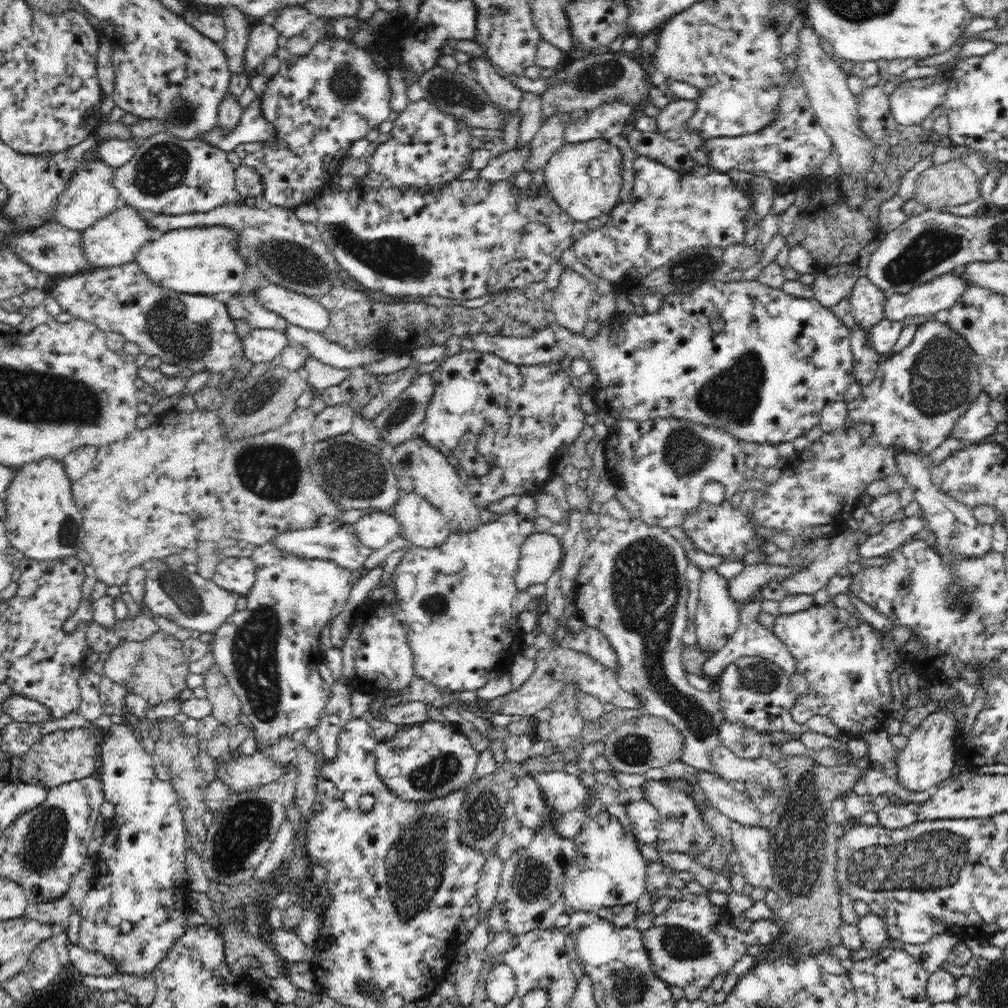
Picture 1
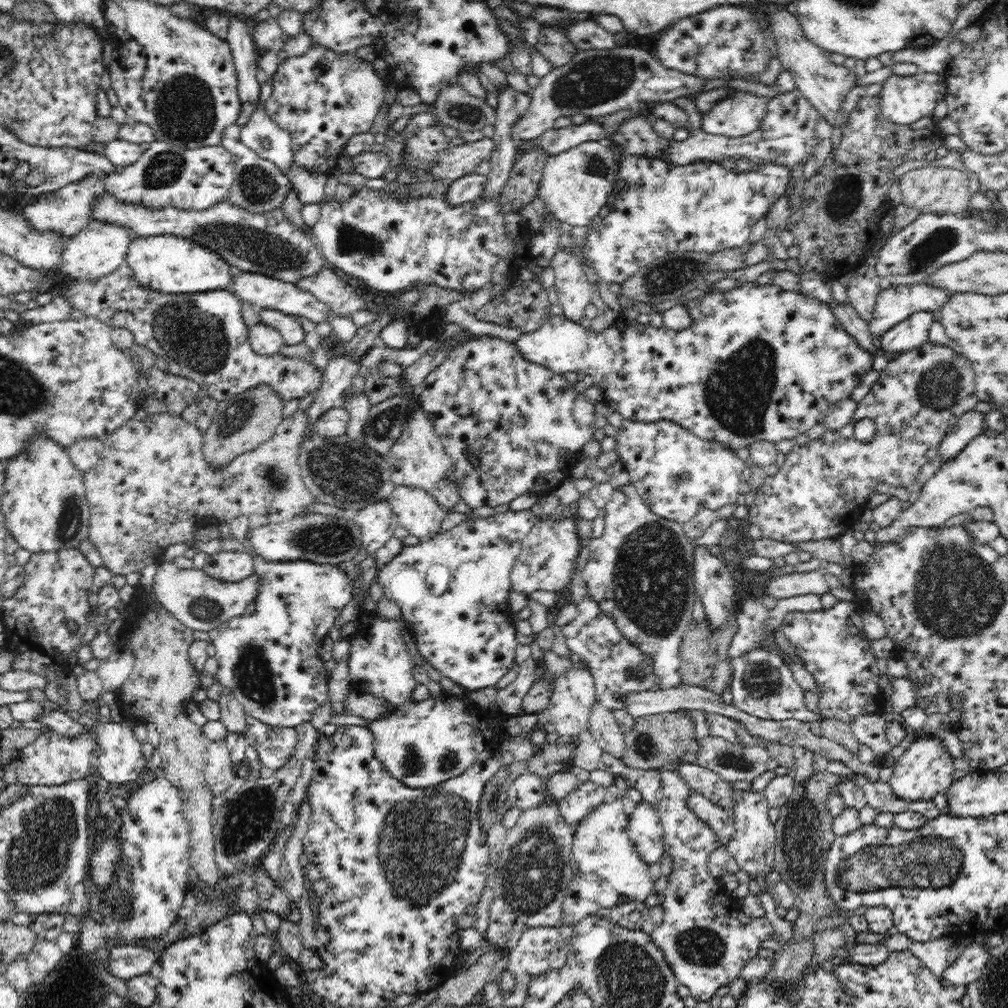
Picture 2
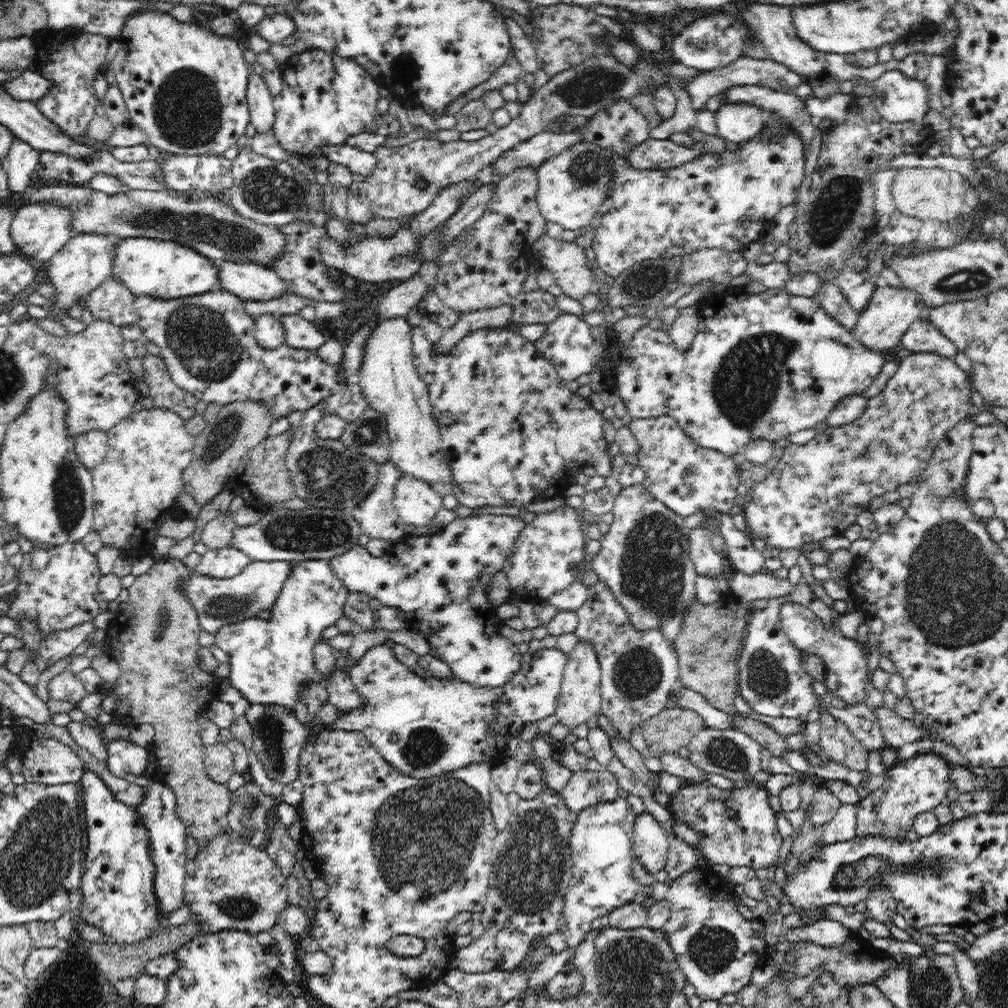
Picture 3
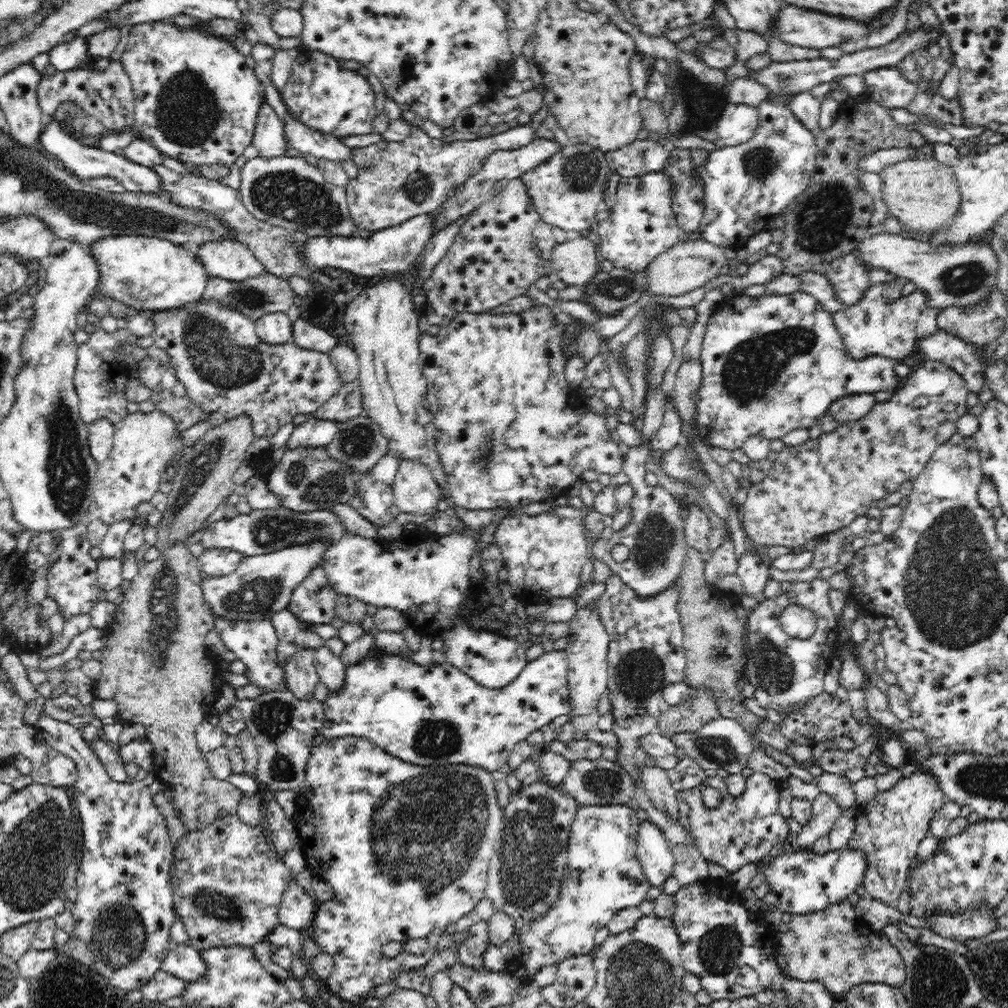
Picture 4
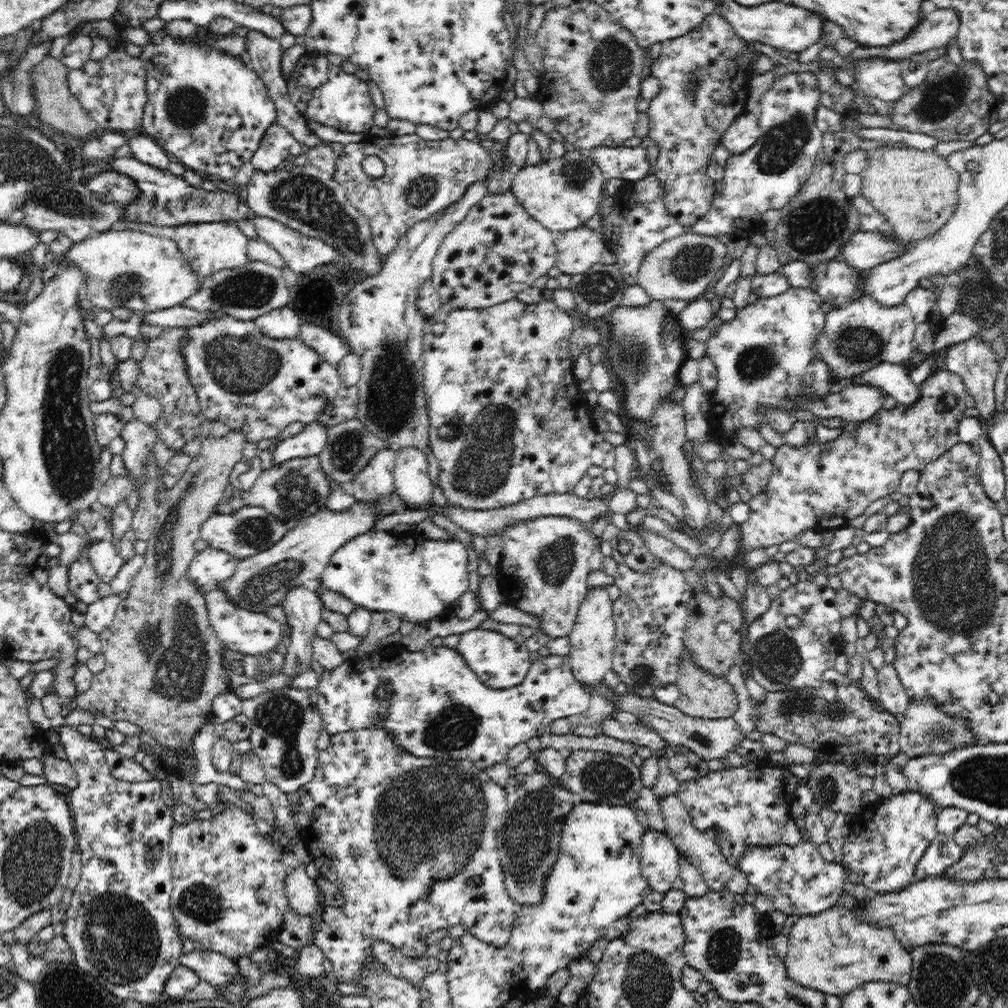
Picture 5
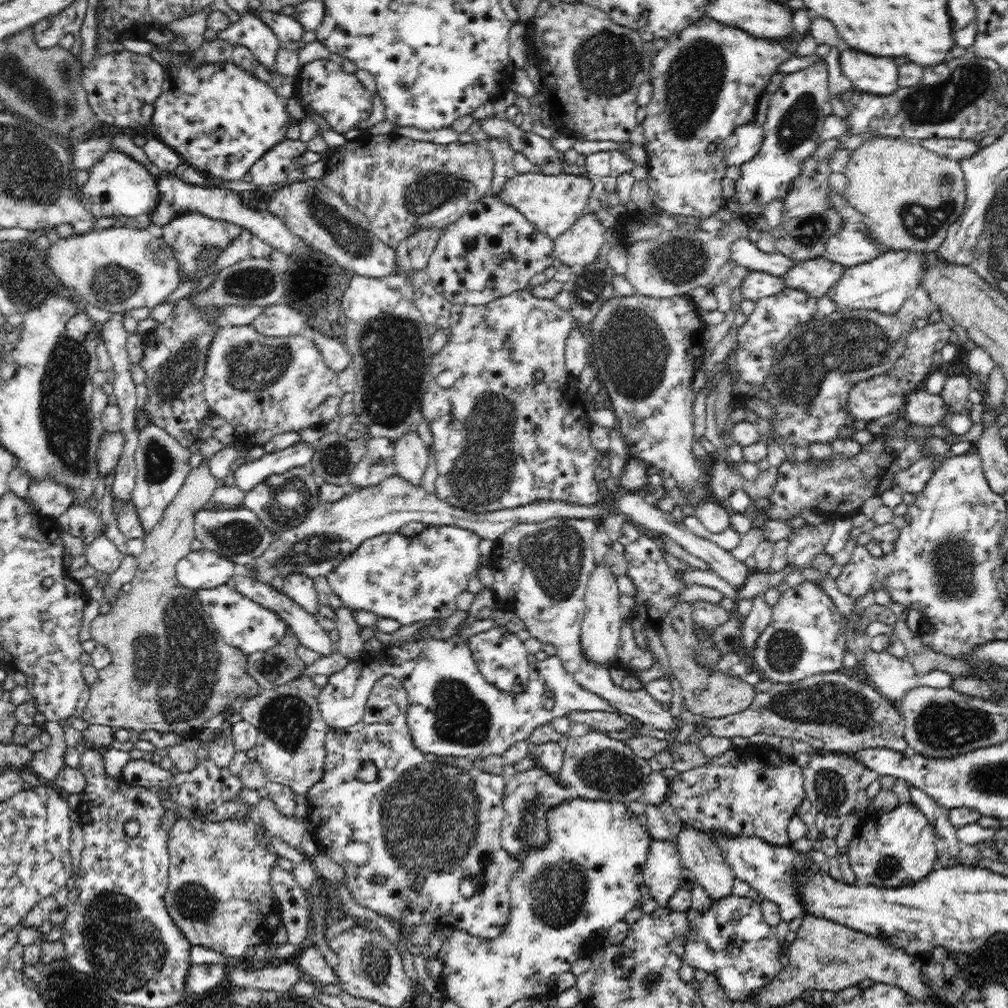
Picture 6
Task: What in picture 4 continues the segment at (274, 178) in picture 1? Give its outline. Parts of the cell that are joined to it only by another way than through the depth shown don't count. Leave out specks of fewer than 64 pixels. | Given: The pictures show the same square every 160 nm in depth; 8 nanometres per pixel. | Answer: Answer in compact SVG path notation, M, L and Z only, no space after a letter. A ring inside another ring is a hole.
M301 49L299 55L294 59L290 80L281 90L280 99L294 119L298 119L310 129L341 140L348 136L372 133L372 120L377 114L374 107L374 94L366 76L343 67L338 59L325 55L323 52Z

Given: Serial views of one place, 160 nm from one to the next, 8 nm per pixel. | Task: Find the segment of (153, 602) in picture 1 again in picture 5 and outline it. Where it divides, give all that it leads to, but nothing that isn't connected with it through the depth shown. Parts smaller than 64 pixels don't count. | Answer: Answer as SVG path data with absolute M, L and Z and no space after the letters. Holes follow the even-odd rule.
M396 494L380 497L373 505L355 502L347 511L332 513L322 507L315 515L297 523L272 548L254 556L239 559L236 570L228 580L218 584L218 589L242 609L267 614L267 608L283 604L284 597L306 580L320 580L330 556L352 540L354 536L372 531L372 524L378 516L407 508Z

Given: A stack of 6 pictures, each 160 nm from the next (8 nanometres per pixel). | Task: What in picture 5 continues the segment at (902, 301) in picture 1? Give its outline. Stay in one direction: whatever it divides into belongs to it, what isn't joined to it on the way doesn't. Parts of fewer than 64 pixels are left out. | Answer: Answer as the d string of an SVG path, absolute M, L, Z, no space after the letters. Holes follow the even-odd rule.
M927 284L911 290L904 302L896 306L884 306L867 293L859 294L846 305L825 314L824 332L816 340L816 353L822 355L824 363L840 381L859 376L879 362L904 364L908 360L913 361L916 353L913 344L915 331L921 324L930 322L937 302L937 289Z

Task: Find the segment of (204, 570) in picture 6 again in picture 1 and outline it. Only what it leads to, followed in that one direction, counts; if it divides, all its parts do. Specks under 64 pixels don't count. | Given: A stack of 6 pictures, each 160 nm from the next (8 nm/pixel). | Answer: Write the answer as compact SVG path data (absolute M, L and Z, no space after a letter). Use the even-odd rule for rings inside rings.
M225 557L218 563L212 580L220 588L246 597L255 581L253 560L247 557Z

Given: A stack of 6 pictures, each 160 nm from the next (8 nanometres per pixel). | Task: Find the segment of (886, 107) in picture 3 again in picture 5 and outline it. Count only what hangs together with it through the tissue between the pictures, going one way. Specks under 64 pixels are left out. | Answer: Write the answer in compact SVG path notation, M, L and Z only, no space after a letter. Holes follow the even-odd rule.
M860 59L855 62L852 73L866 96L880 98L884 102L900 100L909 87L901 76L899 61L888 59Z

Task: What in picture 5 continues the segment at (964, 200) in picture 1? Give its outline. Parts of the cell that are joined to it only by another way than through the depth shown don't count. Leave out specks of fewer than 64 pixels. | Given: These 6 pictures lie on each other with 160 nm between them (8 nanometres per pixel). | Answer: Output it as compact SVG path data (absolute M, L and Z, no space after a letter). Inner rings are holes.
M912 147L871 150L865 170L858 177L862 196L885 215L888 223L884 230L907 245L936 234L953 215L959 201L960 175L948 166L946 159L932 150L921 151Z

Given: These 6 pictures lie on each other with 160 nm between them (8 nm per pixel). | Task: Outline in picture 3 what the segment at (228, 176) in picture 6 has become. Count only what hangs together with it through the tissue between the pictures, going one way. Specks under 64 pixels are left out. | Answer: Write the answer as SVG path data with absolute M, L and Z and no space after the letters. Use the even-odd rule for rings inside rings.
M141 9L138 12L132 12L126 20L119 34L111 39L108 47L108 64L111 64L111 70L114 73L118 89L122 91L124 104L128 107L129 123L139 126L147 132L149 145L155 146L159 150L172 152L174 154L222 154L224 150L230 150L235 147L237 139L246 132L248 122L250 122L250 113L248 103L246 102L246 86L248 82L248 68L250 64L245 59L243 51L238 47L237 40L233 37L220 36L213 31L208 31L202 26L191 22L180 22L168 12L154 11L152 9Z

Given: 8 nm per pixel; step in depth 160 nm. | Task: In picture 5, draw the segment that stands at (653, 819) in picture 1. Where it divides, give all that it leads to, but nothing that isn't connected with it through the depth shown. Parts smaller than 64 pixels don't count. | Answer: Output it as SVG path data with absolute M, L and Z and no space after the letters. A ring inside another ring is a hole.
M646 829L641 842L641 873L652 892L664 894L679 878L680 853L671 838L662 831Z

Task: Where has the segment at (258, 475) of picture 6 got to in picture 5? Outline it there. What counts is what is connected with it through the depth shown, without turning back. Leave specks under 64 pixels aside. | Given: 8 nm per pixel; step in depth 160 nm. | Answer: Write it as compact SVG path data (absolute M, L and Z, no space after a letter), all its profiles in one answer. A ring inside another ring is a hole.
M318 420L304 425L301 432L280 441L275 446L273 464L282 464L298 456L319 455L327 443L328 429L328 426L322 425Z

